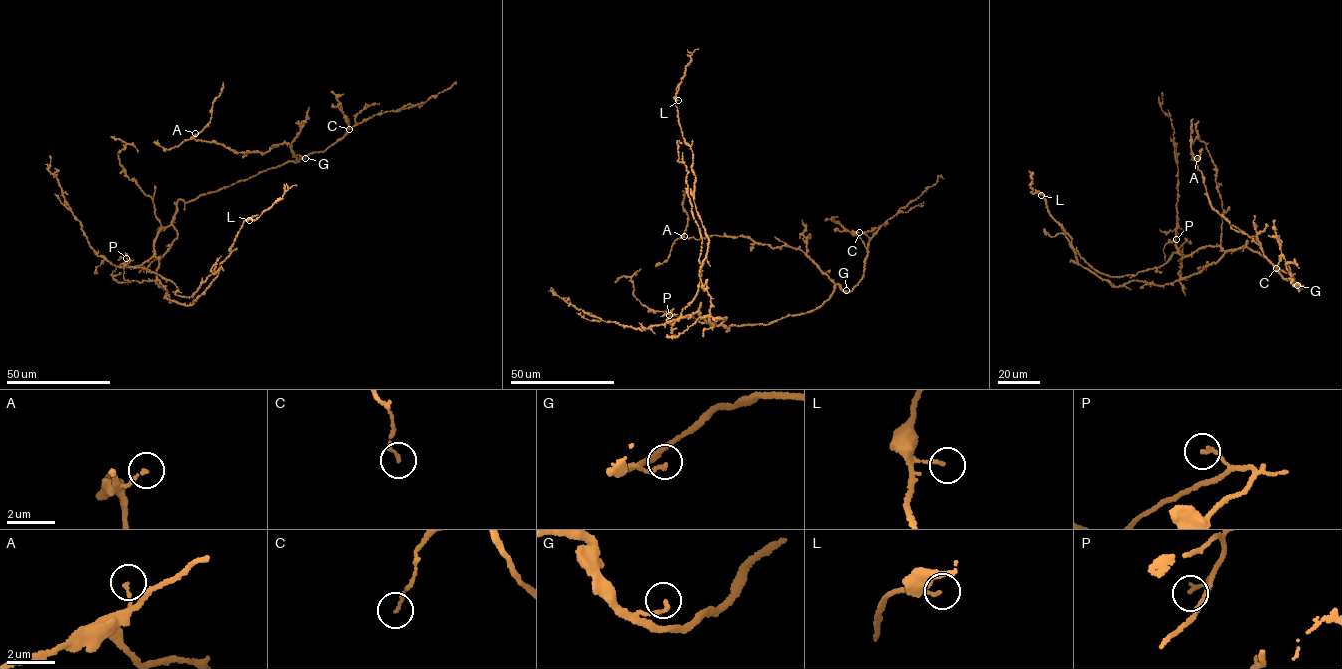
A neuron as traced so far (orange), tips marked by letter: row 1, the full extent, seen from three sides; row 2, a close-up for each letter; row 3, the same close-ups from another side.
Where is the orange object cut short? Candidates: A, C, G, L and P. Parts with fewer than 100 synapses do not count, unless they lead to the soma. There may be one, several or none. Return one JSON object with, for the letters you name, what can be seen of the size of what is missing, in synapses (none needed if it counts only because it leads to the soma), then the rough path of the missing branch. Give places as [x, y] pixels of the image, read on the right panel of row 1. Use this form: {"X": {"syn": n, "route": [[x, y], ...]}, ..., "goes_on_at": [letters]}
{"goes_on_at": []}

